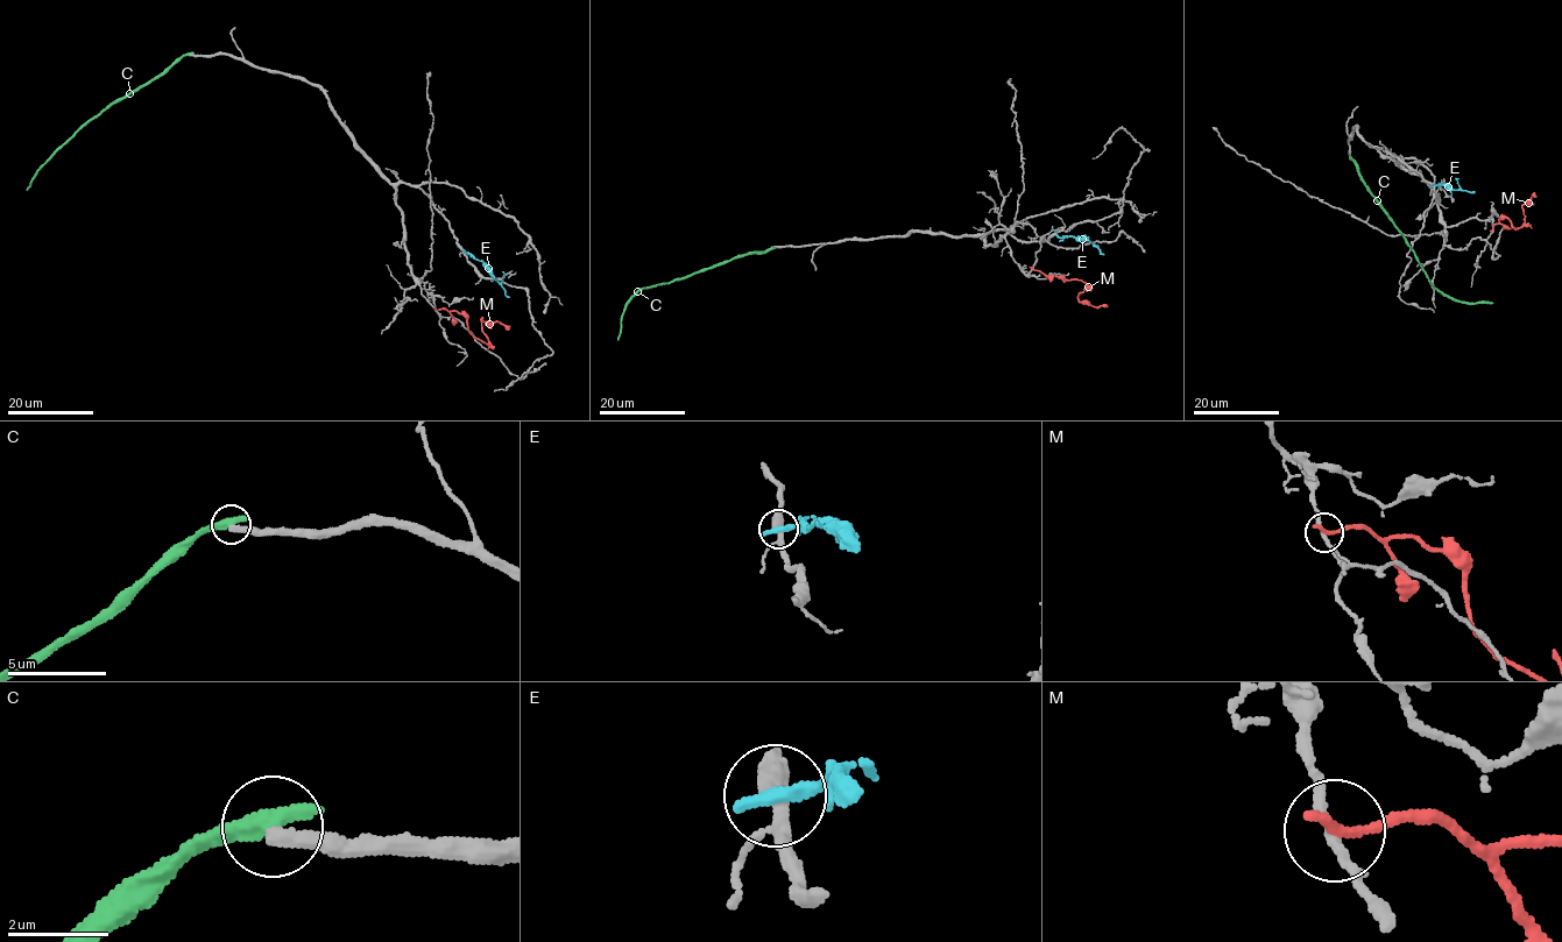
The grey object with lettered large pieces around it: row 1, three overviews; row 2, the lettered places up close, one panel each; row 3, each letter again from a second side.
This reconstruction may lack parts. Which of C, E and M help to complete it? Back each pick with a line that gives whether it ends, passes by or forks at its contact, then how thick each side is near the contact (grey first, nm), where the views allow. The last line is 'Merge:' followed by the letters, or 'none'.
Merge: none

